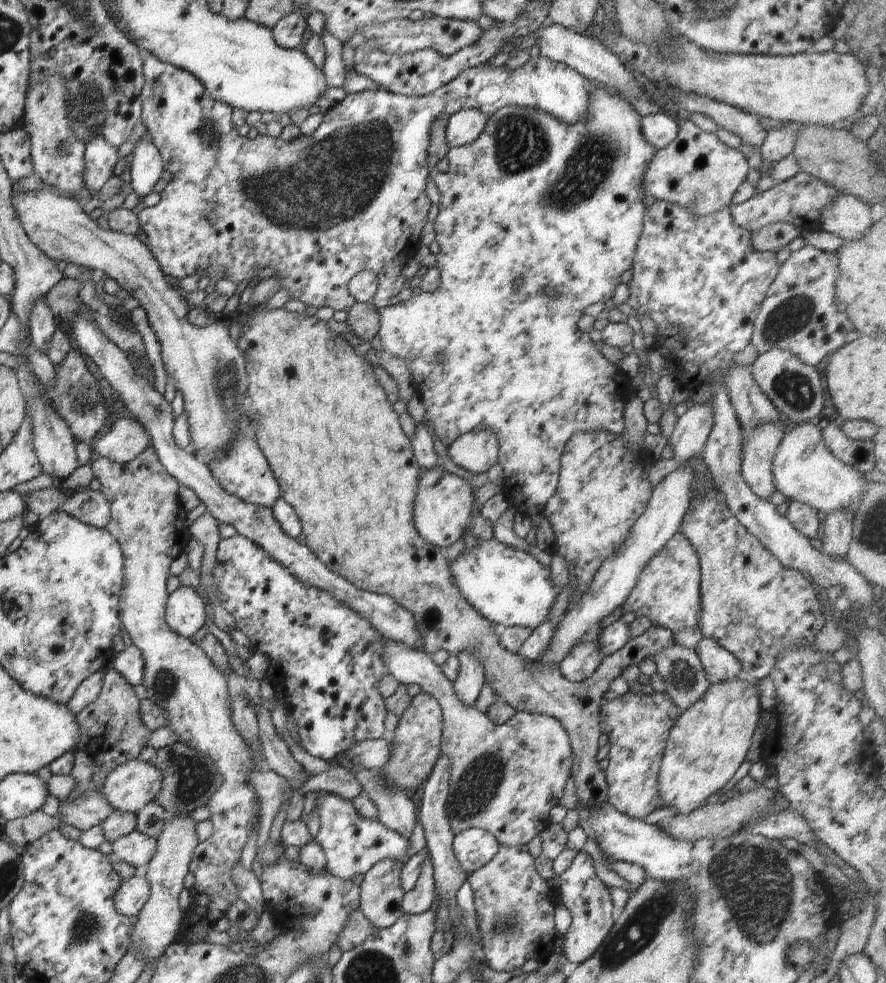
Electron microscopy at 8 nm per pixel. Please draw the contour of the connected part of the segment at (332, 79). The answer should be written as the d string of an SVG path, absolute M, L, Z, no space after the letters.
M326 28L321 36L326 48L326 59L321 69L326 76L326 83L328 87L342 87L352 64L343 60L343 44L331 36Z

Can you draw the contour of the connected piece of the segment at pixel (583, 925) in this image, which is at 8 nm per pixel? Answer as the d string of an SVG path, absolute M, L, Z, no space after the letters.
M581 851L577 852L570 868L560 874L560 888L555 894L559 898L559 905L565 907L571 915L571 926L565 935L563 954L567 961L582 964L600 949L600 944L615 924L611 889L598 878L589 854Z

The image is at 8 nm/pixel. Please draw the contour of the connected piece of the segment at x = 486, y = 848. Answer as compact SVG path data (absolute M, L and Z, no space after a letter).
M480 828L464 830L453 838L454 855L467 875L492 861L498 848L496 838Z

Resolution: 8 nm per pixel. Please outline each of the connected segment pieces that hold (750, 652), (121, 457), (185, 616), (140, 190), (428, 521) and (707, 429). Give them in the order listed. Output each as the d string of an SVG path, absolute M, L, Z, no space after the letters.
M704 490L700 496L696 496L692 500L692 504L688 508L686 515L684 516L680 531L688 538L690 544L698 554L700 562L700 622L698 627L702 632L703 637L712 638L716 640L717 644L720 644L722 648L732 652L736 656L737 660L743 665L743 675L749 680L762 680L774 670L774 664L776 664L776 658L780 656L781 652L784 652L786 648L792 648L792 644L808 644L815 639L816 634L821 631L824 626L825 618L821 610L819 601L816 598L818 593L817 586L810 580L810 578L798 570L786 568L780 564L776 559L776 556L767 550L736 518L734 514L728 509L728 506L722 500L721 495L715 490Z
M130 417L119 418L101 438L91 443L95 457L127 464L151 446L151 439L141 425Z
M180 586L169 595L165 622L175 634L190 639L205 625L207 618L205 603L199 591Z
M139 130L137 137L137 144L132 152L132 166L131 166L131 184L134 192L138 195L140 200L152 193L154 186L162 177L163 161L156 148L156 144L152 142L150 136L145 136L145 130Z
M441 465L422 470L414 502L414 526L429 544L446 550L465 534L472 515L473 490L468 481L444 470Z
M696 404L677 418L669 444L677 460L683 463L701 454L714 426L708 404Z

